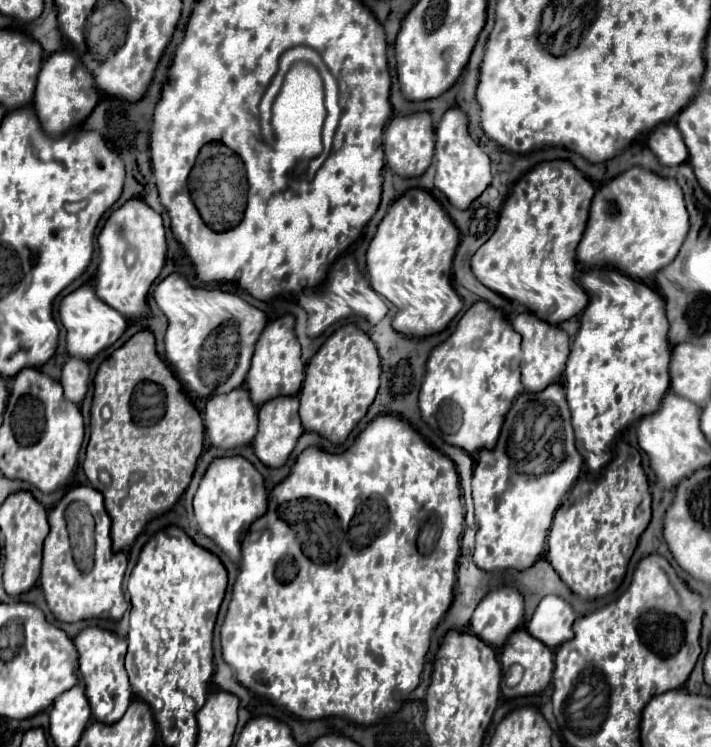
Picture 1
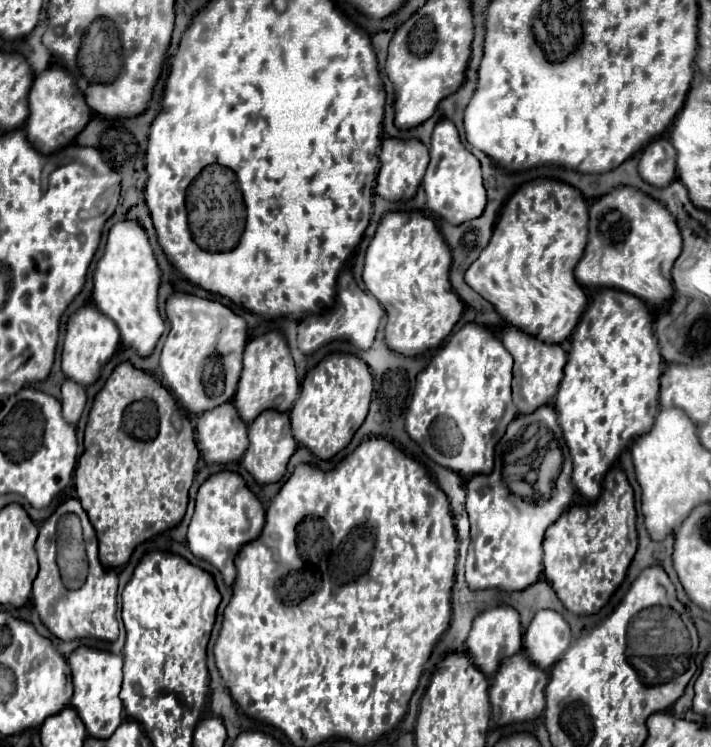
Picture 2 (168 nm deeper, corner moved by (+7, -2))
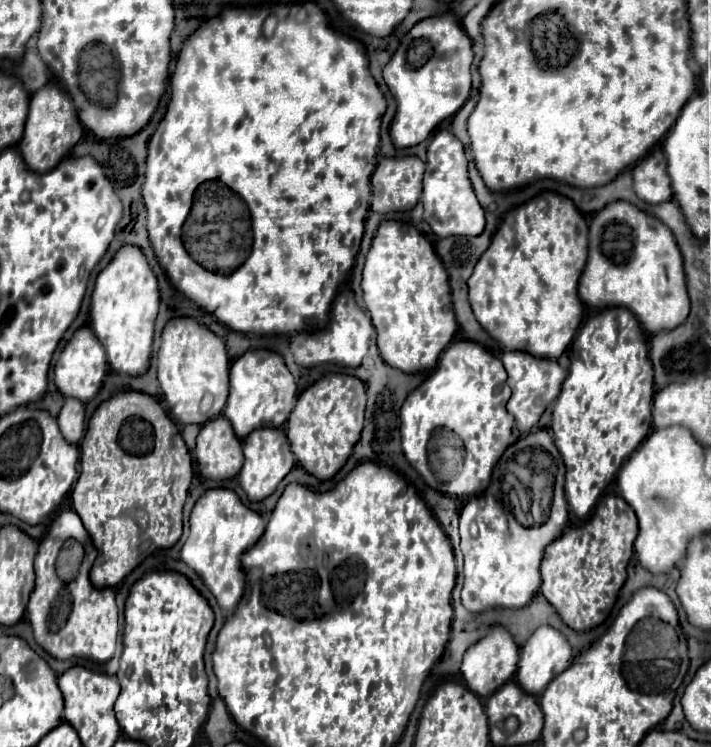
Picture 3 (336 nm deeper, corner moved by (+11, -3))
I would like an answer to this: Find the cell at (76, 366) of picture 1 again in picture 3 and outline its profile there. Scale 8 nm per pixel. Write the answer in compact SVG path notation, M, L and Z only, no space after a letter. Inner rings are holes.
M65 399L65 405L57 417L57 423L59 423L63 437L71 445L77 445L85 433L85 407L83 407L83 403L77 403L77 399Z

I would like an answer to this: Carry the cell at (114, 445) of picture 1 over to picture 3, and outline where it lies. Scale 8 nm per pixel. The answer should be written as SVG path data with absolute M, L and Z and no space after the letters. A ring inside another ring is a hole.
M121 391L99 405L81 443L81 475L71 493L73 509L81 517L97 549L97 559L91 569L93 587L105 589L119 585L153 551L169 549L179 541L183 533L181 511L191 479L193 465L189 449L183 443L177 425L169 419L157 399L135 391Z

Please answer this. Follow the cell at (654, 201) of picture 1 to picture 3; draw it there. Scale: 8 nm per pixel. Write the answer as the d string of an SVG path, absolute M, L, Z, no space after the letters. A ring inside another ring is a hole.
M627 201L609 203L595 213L589 221L589 259L579 283L579 297L587 307L625 307L629 309L645 329L649 337L679 327L689 315L689 295L685 287L683 257L675 235L661 223L661 219L639 211Z

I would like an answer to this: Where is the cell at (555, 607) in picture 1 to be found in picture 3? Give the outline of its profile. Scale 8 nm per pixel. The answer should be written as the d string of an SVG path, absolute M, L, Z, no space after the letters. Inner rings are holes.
M539 627L529 641L521 647L521 655L519 655L519 663L517 663L517 673L515 673L515 681L517 685L527 693L527 695L541 695L545 691L545 687L557 677L561 675L569 665L571 665L571 647L567 643L567 639L553 627Z

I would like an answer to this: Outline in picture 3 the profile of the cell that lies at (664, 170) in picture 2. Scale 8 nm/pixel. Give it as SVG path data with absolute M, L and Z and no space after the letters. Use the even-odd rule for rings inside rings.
M651 151L633 167L633 189L637 197L649 205L659 205L673 197L667 159L661 151Z

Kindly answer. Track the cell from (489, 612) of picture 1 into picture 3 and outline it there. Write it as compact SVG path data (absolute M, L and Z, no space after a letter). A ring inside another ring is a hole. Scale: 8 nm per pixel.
M495 625L495 627L489 629L487 637L483 637L479 643L475 643L473 647L469 647L467 653L465 653L465 657L463 657L461 675L463 675L465 687L469 691L473 691L477 697L487 699L501 685L505 685L507 681L513 679L513 675L517 671L517 661L519 661L519 647L515 645L513 637L509 635L509 631L505 631L503 627Z

